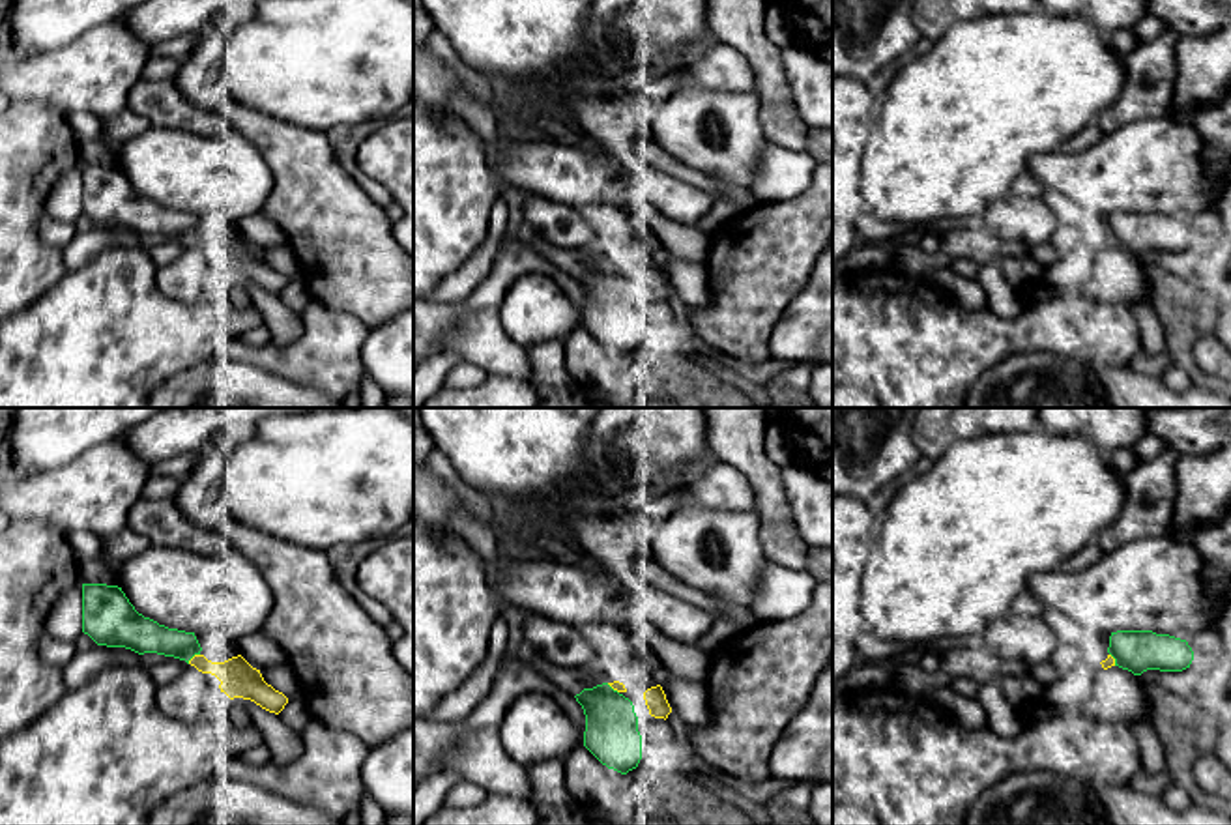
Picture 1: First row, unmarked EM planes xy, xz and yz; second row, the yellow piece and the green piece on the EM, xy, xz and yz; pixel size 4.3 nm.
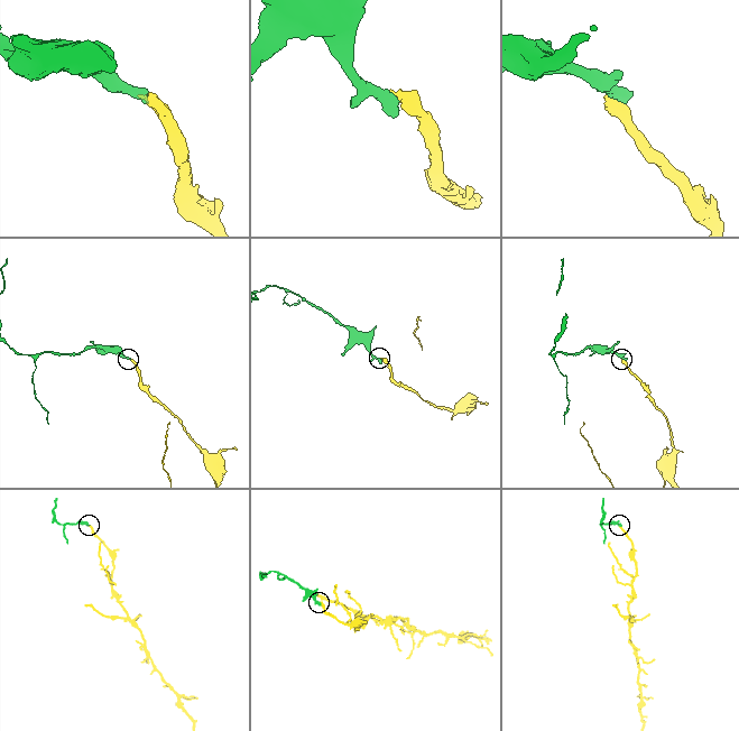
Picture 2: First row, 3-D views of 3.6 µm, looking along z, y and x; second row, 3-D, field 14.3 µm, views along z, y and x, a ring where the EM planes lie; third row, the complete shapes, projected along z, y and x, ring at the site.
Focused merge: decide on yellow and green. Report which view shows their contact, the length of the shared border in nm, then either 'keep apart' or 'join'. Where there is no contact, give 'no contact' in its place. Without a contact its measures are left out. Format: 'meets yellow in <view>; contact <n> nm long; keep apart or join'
meets yellow in xy; contact 70 nm long; join

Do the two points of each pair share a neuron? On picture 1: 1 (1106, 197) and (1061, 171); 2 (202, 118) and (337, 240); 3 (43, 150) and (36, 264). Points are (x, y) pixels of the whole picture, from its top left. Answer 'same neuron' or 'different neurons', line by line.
1: same neuron
2: different neurons
3: same neuron

